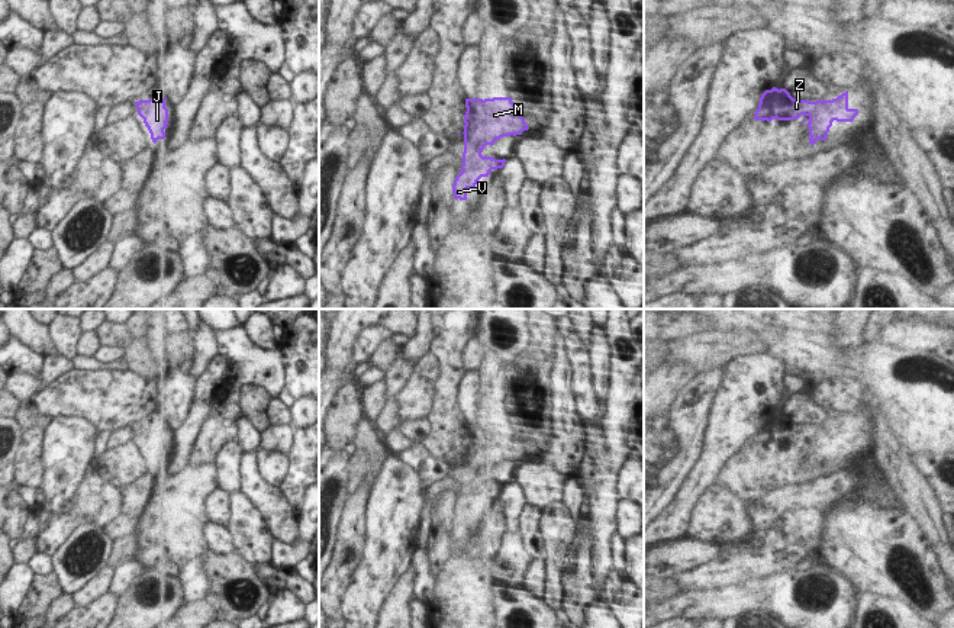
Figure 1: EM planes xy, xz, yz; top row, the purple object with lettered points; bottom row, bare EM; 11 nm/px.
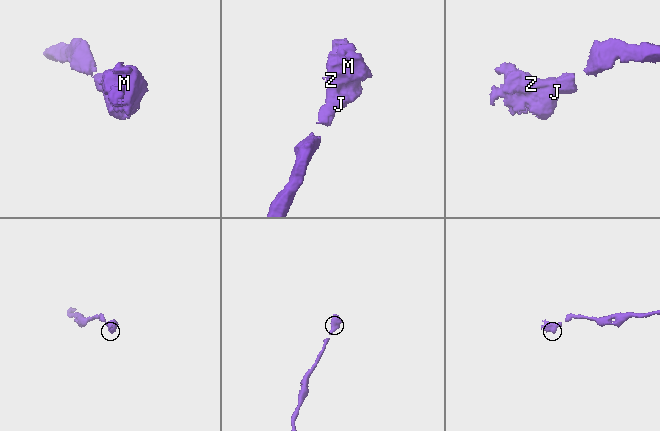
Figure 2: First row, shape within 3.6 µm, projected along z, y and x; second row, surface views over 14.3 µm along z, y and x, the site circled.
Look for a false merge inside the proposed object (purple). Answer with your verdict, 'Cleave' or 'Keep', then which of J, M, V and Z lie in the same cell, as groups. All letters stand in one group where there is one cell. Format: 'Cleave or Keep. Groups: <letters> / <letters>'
Keep. Groups: J M V Z

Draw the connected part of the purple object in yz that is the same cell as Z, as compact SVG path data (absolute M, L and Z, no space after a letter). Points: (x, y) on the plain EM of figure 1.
M786 413L766 415L754 438L755 445L793 445L802 439L806 442L809 453L809 468L813 470L818 464L825 466L832 451L832 447L853 447L858 439L857 434L848 432L848 416L832 425L800 425L793 424Z

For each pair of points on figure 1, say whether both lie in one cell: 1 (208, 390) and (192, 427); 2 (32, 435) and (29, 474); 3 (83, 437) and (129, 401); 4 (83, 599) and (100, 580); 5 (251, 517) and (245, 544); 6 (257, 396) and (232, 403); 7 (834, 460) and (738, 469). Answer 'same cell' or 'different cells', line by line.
1: same cell
2: same cell
3: different cells
4: same cell
5: same cell
6: different cells
7: same cell

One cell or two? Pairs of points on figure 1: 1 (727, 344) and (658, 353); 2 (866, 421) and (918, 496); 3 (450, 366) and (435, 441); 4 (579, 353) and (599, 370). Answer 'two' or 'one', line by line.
1: one
2: one
3: one
4: two

